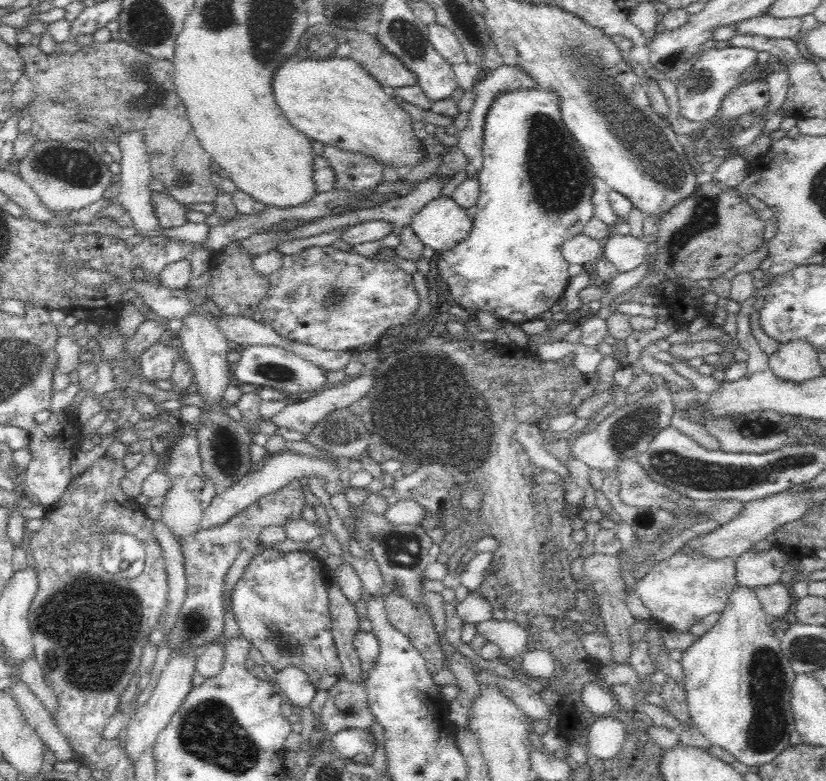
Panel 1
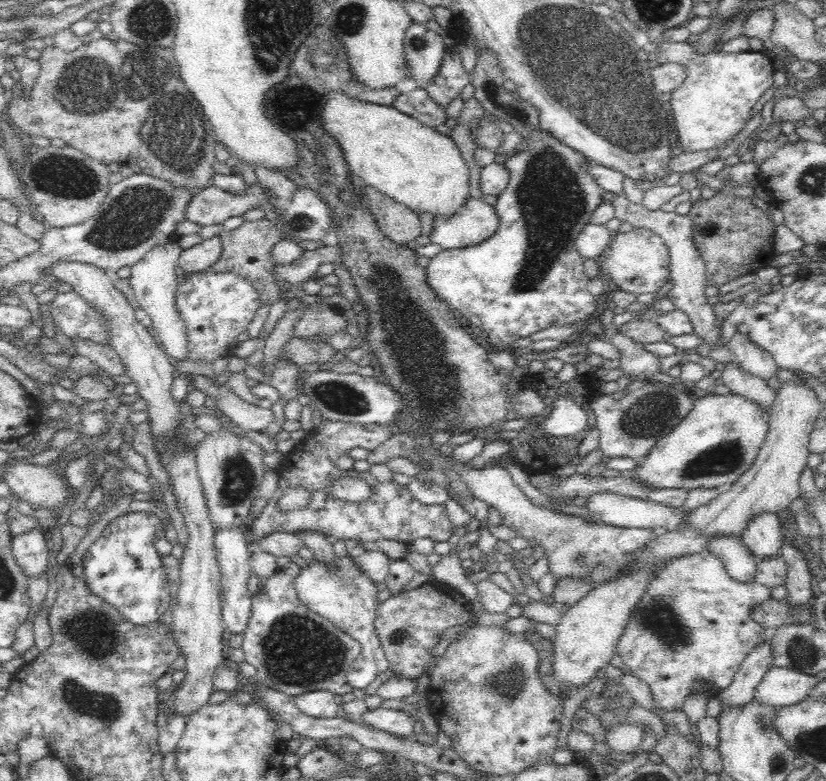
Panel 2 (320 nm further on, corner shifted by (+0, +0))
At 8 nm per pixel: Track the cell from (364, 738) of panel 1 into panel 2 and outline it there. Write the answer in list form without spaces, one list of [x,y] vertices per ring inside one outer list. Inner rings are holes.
[[[378,707],[363,714],[362,722],[398,737],[411,737],[416,718],[406,711]]]

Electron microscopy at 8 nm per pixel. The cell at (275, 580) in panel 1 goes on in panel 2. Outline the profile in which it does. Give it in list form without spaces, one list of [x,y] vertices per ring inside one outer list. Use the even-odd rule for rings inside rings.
[[[290,561],[272,578],[269,578],[261,591],[253,596],[251,616],[244,630],[244,640],[241,646],[245,661],[256,669],[257,674],[254,678],[256,682],[288,696],[295,697],[320,690],[344,696],[354,690],[348,685],[347,675],[355,658],[360,655],[361,645],[336,628],[329,620],[322,619],[301,604],[295,591],[295,580],[300,571],[301,566]]]

